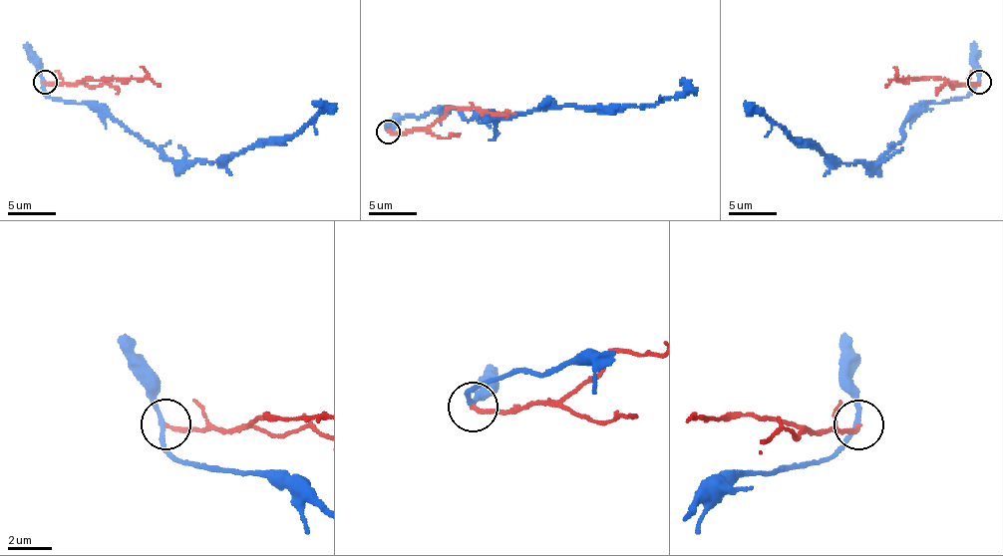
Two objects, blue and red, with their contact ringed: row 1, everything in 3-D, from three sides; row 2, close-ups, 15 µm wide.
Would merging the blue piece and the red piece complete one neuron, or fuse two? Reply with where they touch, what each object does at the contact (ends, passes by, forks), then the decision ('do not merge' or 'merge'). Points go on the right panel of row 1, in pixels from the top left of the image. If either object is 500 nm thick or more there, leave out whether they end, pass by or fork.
(979, 82) | blue passes by | red ends | do not merge

